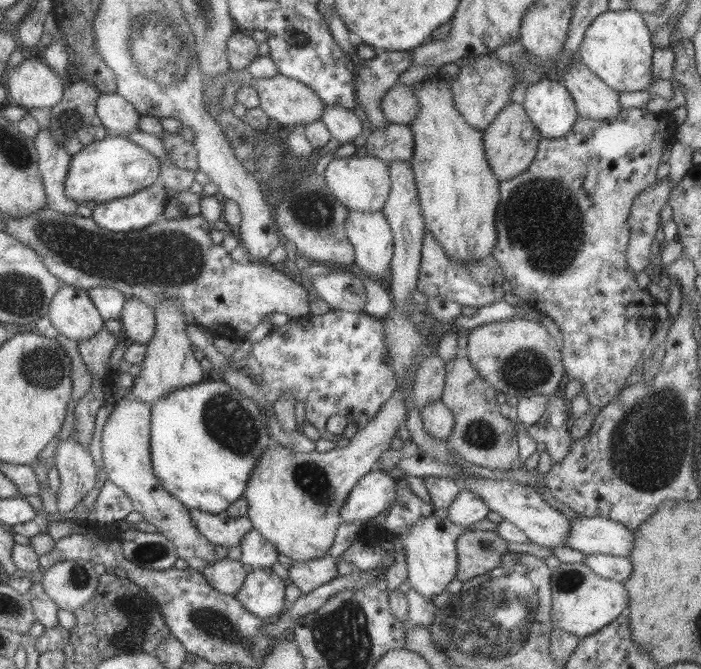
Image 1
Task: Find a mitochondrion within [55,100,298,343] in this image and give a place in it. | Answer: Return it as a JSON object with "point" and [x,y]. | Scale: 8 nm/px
{"point":[73,122]}

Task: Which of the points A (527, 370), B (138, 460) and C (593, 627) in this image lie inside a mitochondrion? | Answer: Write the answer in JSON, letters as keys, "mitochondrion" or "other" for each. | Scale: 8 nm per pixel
{"A":"mitochondrion","B":"other","C":"other"}

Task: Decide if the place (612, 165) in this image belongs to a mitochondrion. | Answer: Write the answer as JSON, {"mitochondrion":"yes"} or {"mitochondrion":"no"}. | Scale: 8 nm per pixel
{"mitochondrion":"no"}

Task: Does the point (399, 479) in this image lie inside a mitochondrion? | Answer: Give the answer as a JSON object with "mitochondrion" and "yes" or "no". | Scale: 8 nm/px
{"mitochondrion":"no"}

